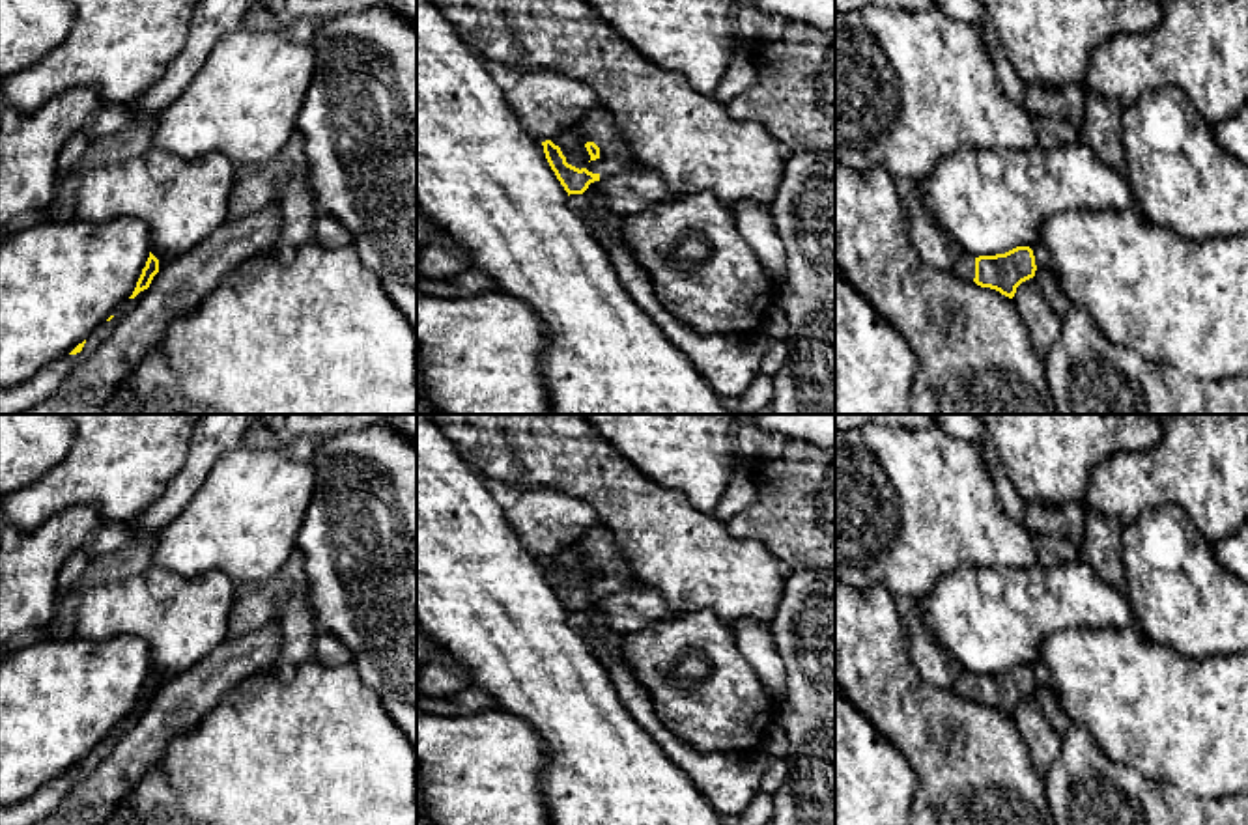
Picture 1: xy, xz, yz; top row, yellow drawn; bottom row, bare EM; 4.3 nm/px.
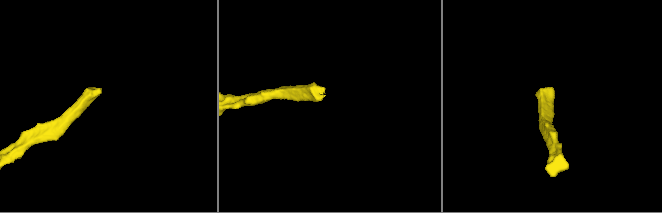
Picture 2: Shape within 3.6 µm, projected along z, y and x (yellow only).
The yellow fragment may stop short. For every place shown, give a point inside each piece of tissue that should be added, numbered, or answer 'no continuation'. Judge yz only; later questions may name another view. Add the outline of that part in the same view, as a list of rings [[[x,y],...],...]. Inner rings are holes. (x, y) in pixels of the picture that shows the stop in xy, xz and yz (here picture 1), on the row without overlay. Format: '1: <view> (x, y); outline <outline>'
1: yz (964, 685); outline [[[964,672],[955,681],[953,689],[966,698],[973,698],[975,696],[975,676],[971,672]]]

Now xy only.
no continuation

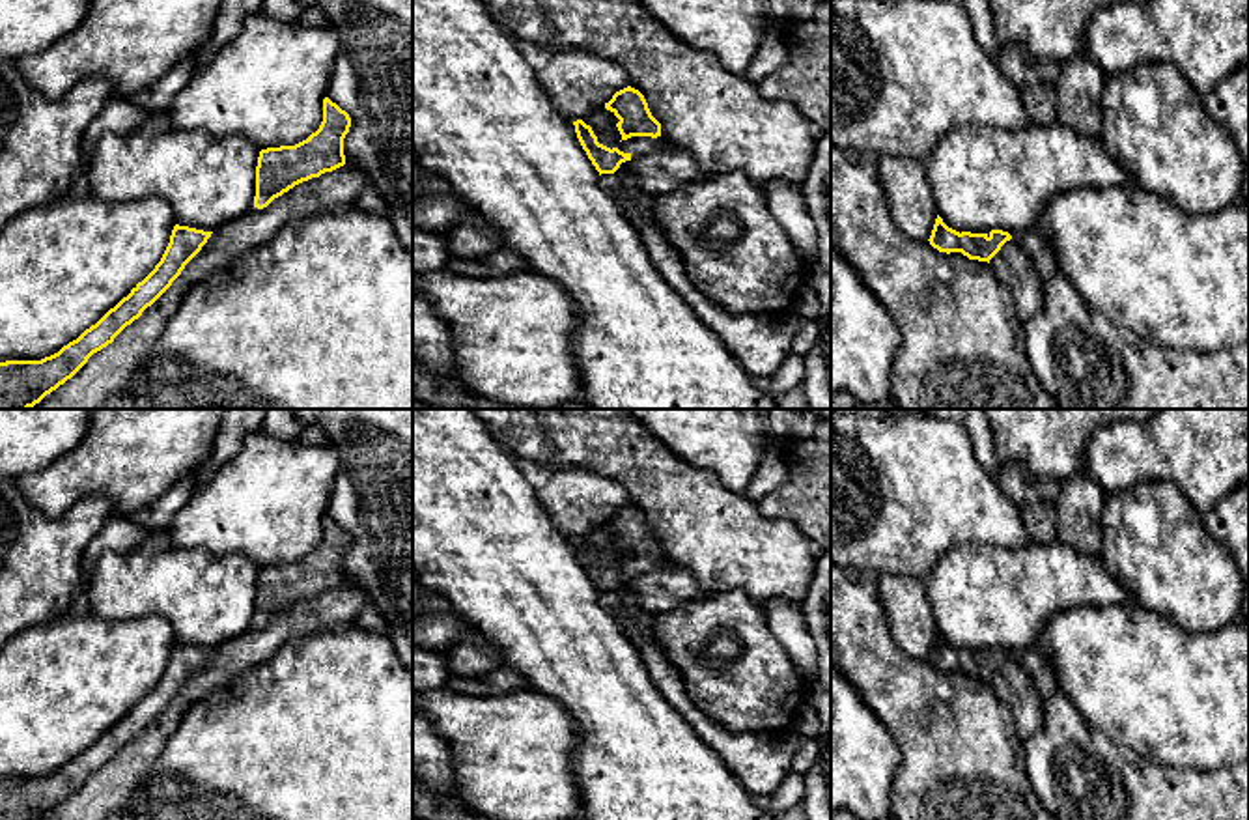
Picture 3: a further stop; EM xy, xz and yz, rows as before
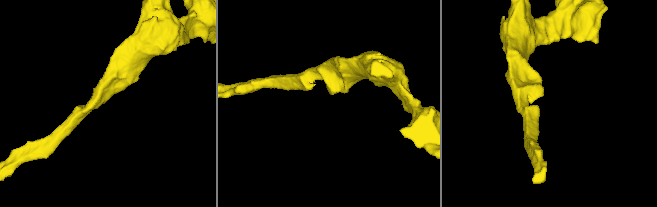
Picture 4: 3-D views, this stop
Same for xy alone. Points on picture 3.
no continuation

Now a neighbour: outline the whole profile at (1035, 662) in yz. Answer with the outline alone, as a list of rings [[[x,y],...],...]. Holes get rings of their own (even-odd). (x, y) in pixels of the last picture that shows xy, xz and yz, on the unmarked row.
[[[1027,648],[1012,656],[1029,672],[1040,697],[1047,700],[1057,691],[1057,674],[1046,652],[1040,648]]]

